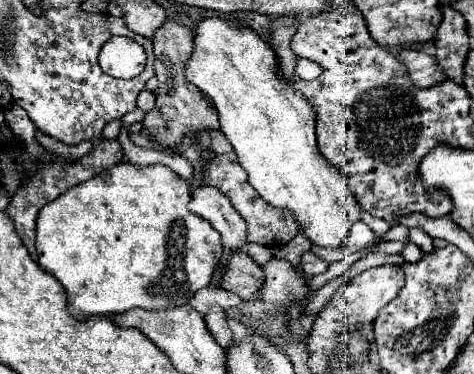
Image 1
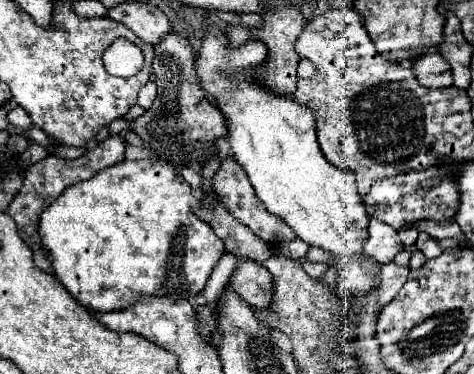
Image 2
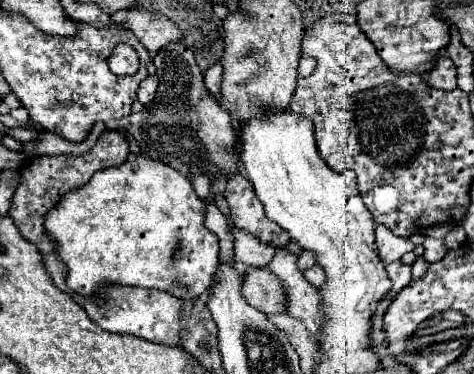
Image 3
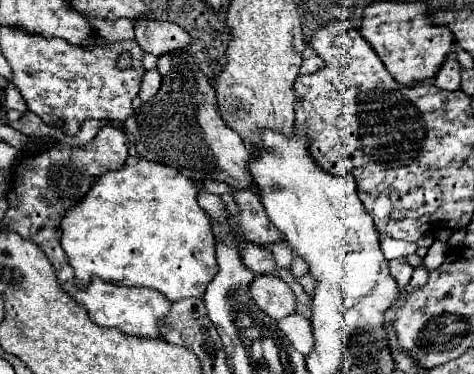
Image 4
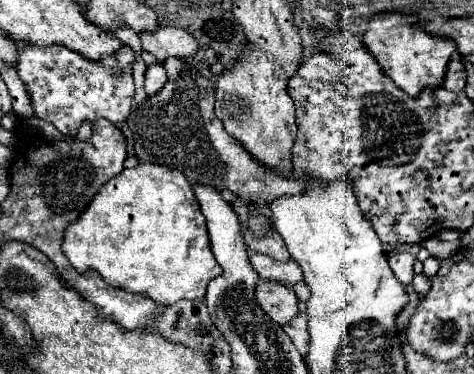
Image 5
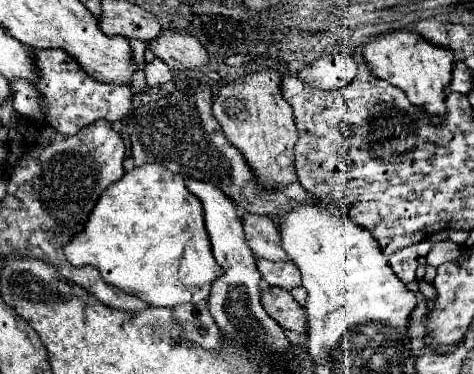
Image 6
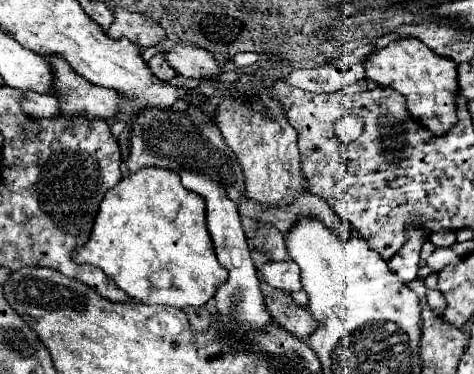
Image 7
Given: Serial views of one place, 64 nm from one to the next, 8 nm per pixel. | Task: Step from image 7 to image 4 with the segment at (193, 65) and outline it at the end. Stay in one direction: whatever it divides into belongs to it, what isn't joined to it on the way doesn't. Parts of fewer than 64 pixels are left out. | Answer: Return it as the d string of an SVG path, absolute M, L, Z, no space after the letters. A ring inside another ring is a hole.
M140 18L132 20L136 42L144 52L150 52L154 56L172 52L172 50L184 50L190 44L190 36L172 22L162 22L156 18Z

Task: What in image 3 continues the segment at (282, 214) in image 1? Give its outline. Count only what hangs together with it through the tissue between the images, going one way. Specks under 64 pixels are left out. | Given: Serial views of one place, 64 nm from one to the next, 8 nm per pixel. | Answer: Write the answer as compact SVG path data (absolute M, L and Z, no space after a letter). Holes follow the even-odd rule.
M236 172L230 178L226 178L226 188L222 194L226 196L230 218L238 228L252 232L270 246L284 246L290 242L288 232L276 226L276 222L268 220L264 206L256 198L254 188L244 174Z

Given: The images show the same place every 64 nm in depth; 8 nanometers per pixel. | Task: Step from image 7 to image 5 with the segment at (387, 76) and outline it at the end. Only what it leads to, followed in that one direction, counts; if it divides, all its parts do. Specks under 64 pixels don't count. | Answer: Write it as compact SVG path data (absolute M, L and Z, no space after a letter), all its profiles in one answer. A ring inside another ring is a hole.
M378 12L368 20L368 30L364 32L364 46L378 60L384 74L388 74L396 86L400 86L410 96L418 96L422 88L440 86L450 54L456 50L454 40L434 40L428 32L422 30L420 24L410 22L410 18L418 18L418 14L402 14L402 12Z

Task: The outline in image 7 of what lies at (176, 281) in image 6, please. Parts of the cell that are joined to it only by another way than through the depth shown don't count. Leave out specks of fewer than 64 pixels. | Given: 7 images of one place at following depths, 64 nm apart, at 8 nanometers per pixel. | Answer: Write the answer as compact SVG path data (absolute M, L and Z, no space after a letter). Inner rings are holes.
M148 166L110 188L94 220L92 236L72 260L104 270L118 288L146 304L174 308L206 304L228 272L218 264L206 228L204 200L186 190L172 170Z

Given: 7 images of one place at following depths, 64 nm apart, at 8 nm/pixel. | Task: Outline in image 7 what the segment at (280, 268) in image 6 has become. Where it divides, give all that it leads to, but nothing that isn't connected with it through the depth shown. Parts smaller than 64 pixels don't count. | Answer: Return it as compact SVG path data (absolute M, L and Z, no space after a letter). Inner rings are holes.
M288 260L288 262L266 262L260 266L260 276L272 288L278 288L284 292L296 292L302 288L300 268L292 260Z

